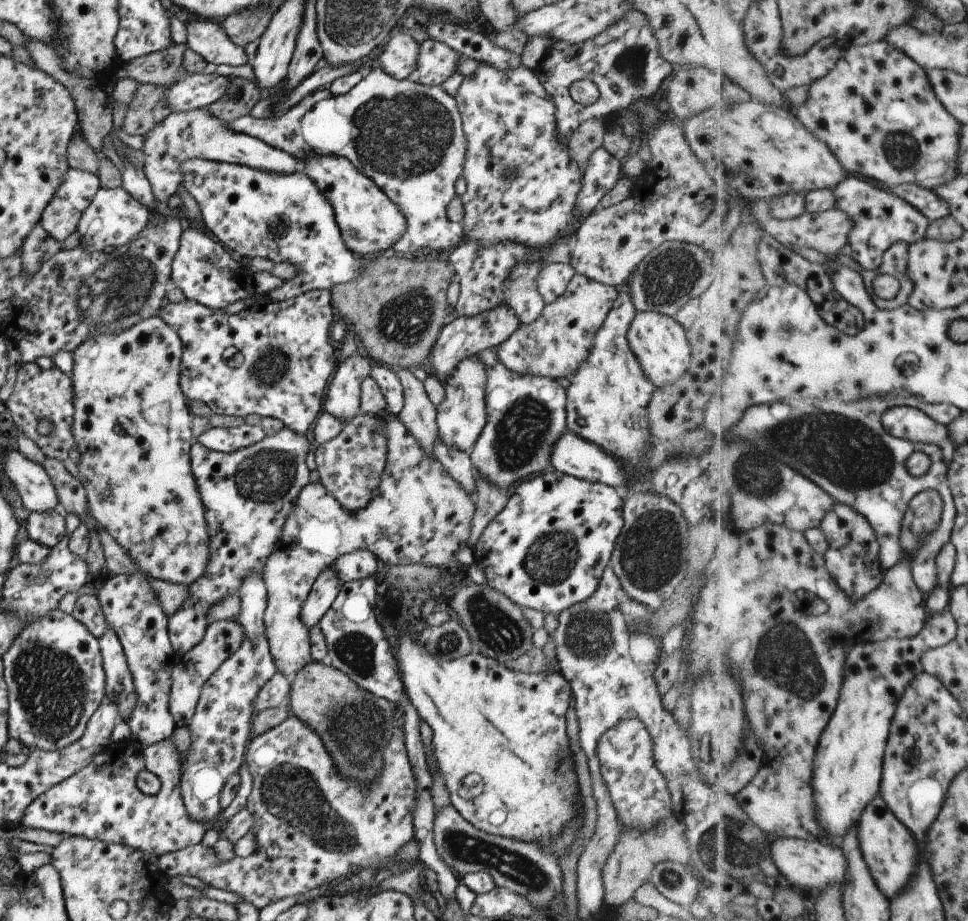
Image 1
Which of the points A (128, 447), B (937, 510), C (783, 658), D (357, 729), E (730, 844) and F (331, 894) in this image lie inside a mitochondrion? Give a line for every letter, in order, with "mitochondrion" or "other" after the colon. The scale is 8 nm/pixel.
A: other
B: mitochondrion
C: mitochondrion
D: mitochondrion
E: mitochondrion
F: other

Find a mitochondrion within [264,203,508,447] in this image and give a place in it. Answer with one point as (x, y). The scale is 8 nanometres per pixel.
(405, 320)

